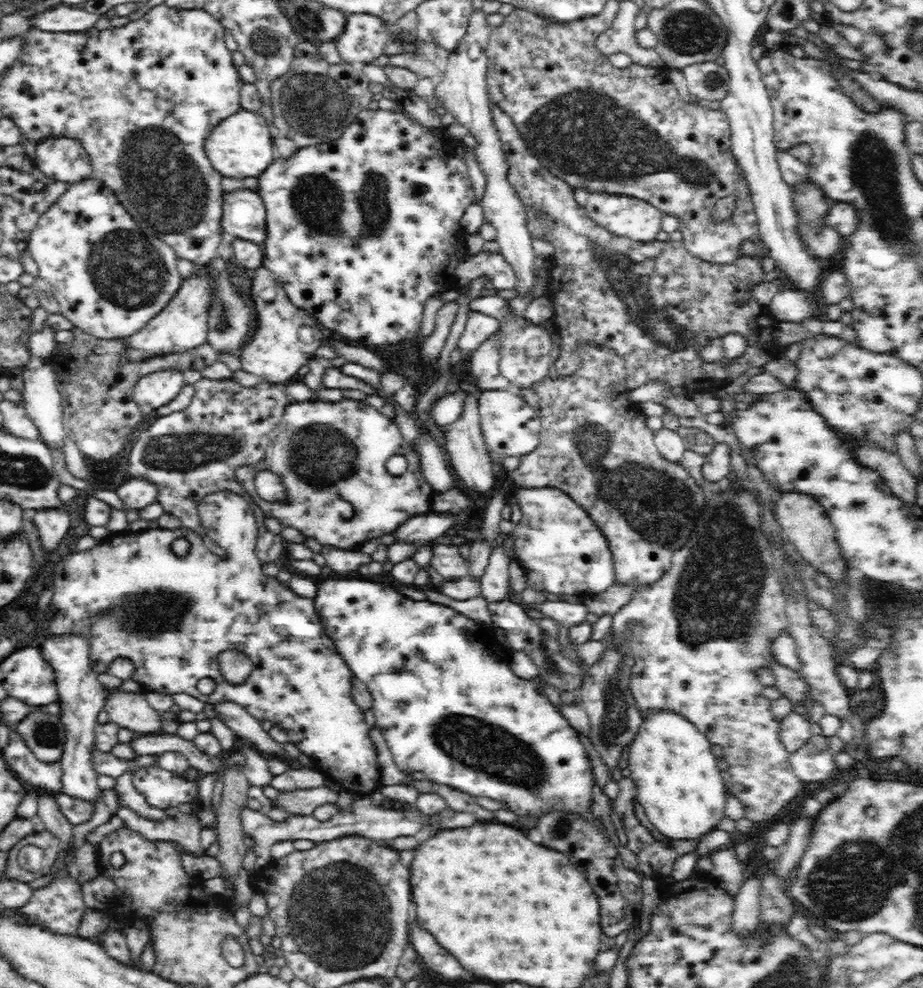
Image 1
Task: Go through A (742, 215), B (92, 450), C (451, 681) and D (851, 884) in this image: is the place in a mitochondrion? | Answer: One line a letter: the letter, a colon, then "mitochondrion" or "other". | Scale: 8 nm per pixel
A: other
B: other
C: other
D: mitochondrion

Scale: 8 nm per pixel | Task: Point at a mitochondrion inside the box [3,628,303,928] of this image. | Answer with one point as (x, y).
(46, 734)

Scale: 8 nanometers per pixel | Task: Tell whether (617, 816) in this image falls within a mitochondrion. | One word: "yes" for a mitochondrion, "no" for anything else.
no

